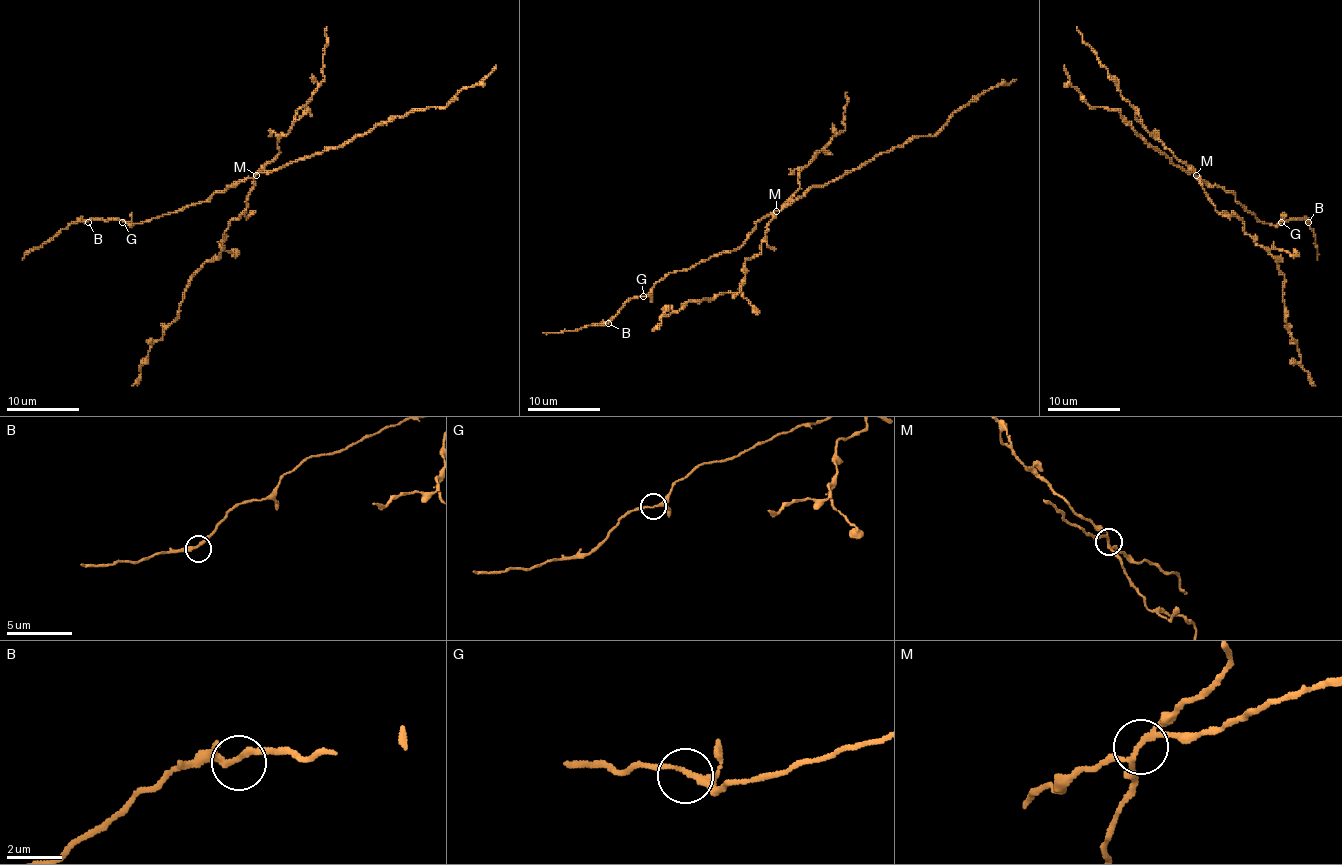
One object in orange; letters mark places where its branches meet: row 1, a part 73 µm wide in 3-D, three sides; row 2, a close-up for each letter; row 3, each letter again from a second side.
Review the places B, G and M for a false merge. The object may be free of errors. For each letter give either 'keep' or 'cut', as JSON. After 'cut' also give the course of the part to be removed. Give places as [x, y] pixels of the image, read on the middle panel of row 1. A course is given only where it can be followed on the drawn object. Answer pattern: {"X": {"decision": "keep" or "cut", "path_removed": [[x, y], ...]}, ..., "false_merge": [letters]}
{"B": {"decision": "keep"}, "G": {"decision": "keep"}, "M": {"decision": "cut", "path_removed": [[776, 211], [767, 225], [761, 251], [745, 262], [745, 282], [738, 293], [687, 302], [663, 316], [652, 331]]}, "false_merge": ["M"]}

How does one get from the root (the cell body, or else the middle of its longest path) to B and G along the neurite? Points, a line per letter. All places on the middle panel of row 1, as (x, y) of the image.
B: (780, 211), (763, 216), (739, 247), (714, 254), (688, 269), (668, 273), (645, 296), (630, 298), (608, 323)
G: (780, 211), (763, 216), (739, 247), (714, 254), (688, 269), (668, 273), (643, 296)

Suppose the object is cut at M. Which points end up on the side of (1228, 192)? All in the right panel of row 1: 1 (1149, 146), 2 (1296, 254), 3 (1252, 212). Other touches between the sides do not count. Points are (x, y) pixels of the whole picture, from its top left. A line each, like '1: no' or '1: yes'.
1: yes
2: no
3: yes

